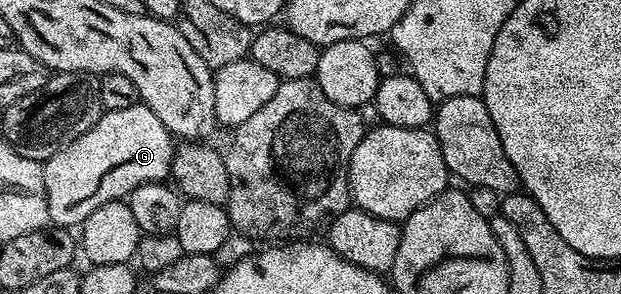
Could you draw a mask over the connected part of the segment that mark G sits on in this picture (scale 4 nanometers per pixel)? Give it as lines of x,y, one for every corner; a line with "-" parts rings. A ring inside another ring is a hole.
143,103
135,107
126,107
124,111
105,111
101,118
79,135
75,143
67,143
49,161
44,162
45,190
47,191
47,211
50,222
57,227
77,227
95,211
95,207
103,207
103,203
111,203
128,198
135,187
148,181
164,182
173,168
174,138
167,127
159,123
159,115
151,111

